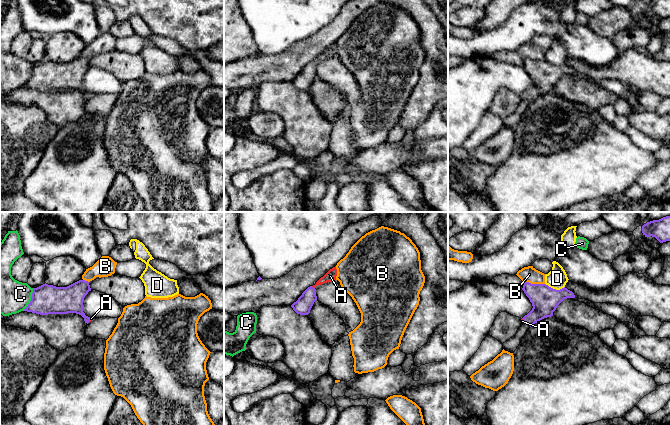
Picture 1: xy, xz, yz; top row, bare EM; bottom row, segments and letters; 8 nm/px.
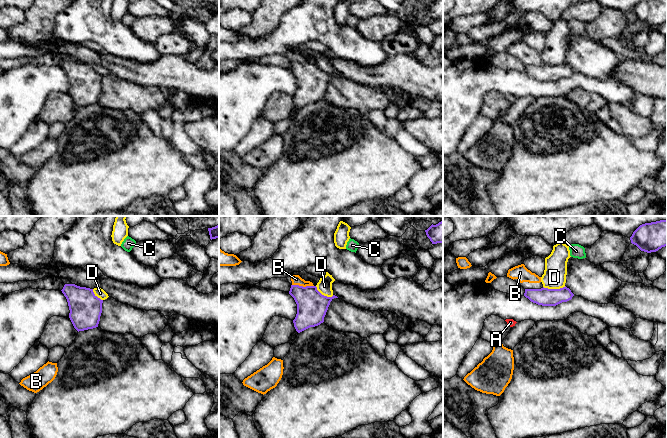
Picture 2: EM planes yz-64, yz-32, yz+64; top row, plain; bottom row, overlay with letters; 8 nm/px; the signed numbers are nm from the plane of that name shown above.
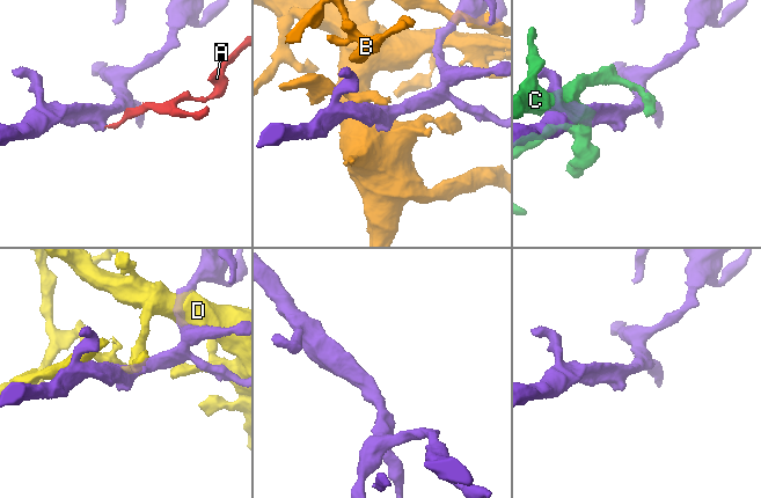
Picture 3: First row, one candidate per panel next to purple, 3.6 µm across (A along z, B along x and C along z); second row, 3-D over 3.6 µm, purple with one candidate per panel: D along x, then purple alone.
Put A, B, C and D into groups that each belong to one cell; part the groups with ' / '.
A / B / C / D

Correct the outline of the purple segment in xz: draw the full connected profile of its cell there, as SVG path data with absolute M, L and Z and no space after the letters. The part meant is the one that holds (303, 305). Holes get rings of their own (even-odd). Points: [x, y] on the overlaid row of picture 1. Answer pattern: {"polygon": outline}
{"polygon": "M336 266L330 269L323 277L321 277L315 285L308 287L302 295L294 302L291 307L293 310L300 315L308 315L310 310L317 300L316 289L317 285L321 285L327 282L332 282L336 280L337 269Z"}

